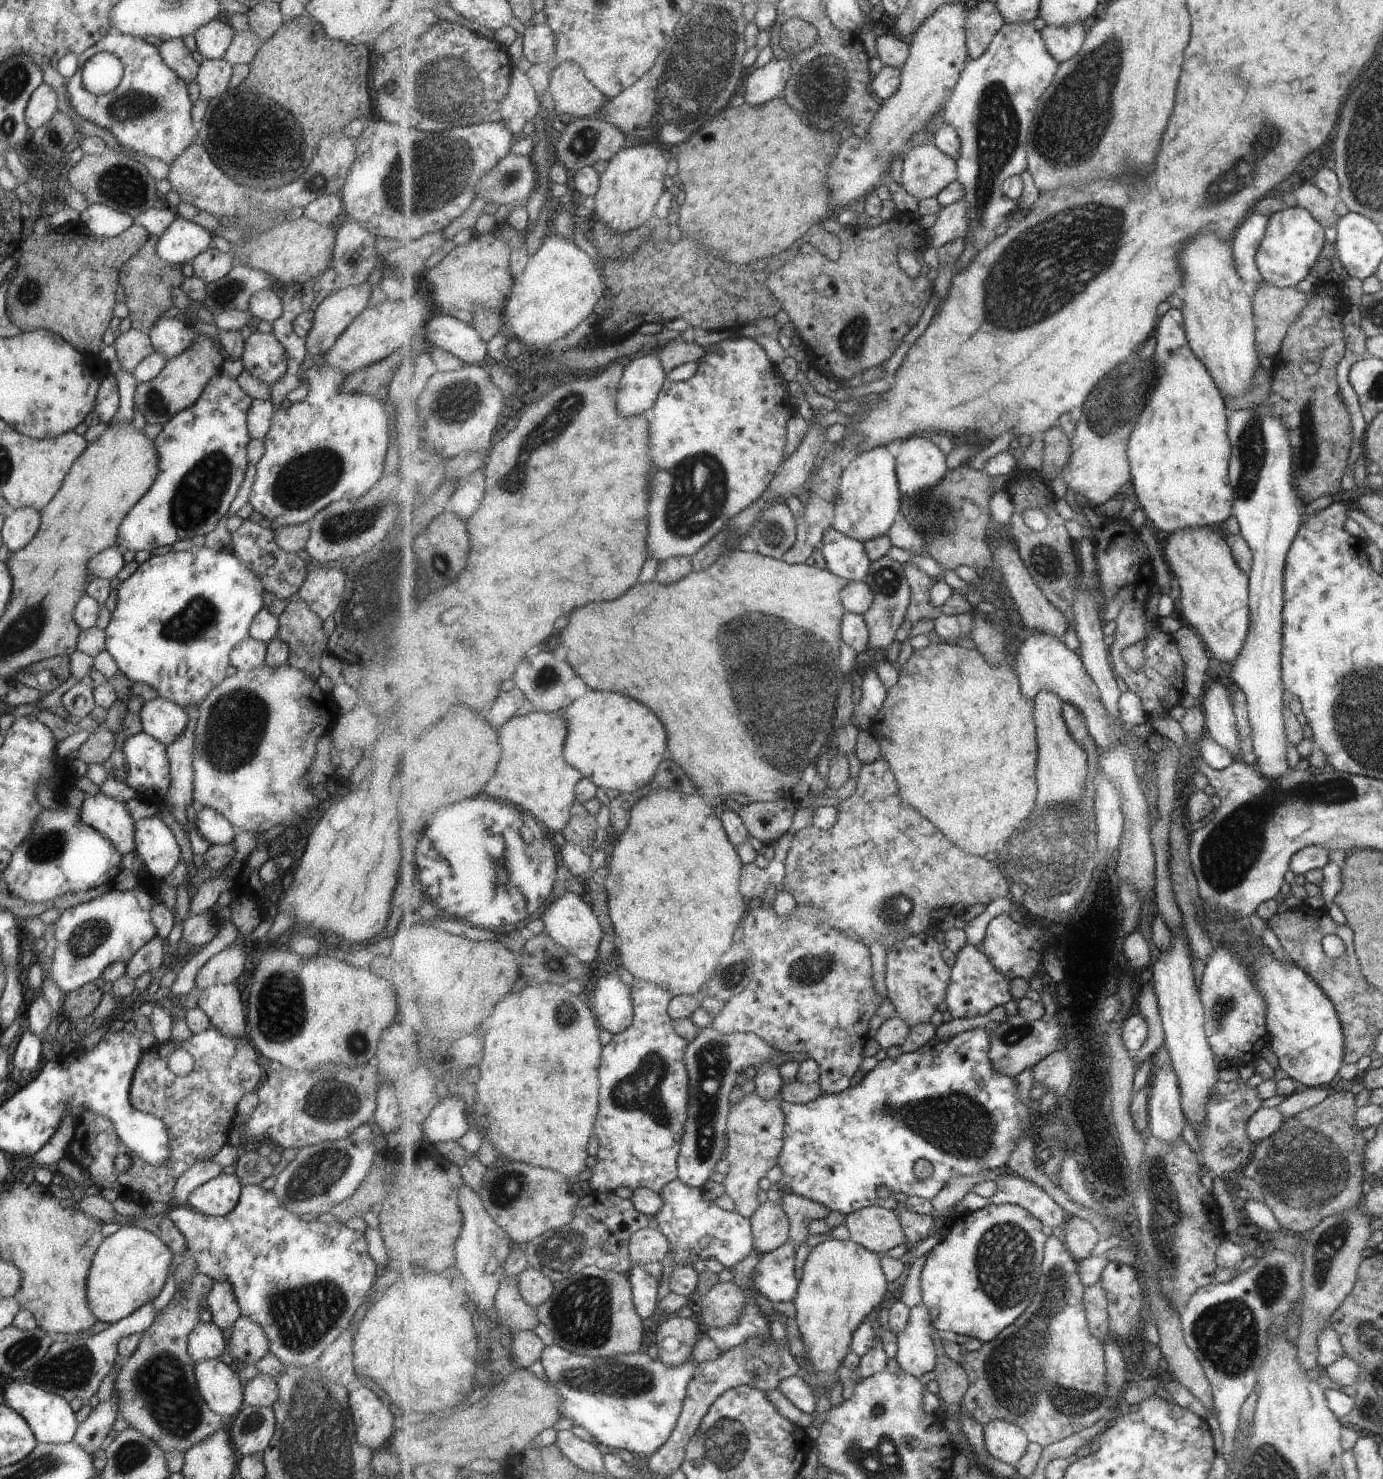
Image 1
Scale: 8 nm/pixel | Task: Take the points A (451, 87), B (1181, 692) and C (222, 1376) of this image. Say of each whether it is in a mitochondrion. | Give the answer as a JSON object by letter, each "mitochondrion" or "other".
{"A":"mitochondrion","B":"other","C":"other"}

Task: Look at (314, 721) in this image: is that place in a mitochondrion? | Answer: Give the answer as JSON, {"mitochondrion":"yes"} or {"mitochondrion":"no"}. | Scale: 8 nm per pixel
{"mitochondrion":"no"}

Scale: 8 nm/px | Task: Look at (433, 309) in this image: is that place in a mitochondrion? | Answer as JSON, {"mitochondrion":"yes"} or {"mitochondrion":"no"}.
{"mitochondrion":"no"}

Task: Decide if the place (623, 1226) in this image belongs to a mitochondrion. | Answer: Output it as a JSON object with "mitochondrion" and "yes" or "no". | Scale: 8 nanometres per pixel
{"mitochondrion":"no"}

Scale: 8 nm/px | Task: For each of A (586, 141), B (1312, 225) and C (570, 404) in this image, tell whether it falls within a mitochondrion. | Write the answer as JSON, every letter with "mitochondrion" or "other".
{"A":"mitochondrion","B":"other","C":"mitochondrion"}

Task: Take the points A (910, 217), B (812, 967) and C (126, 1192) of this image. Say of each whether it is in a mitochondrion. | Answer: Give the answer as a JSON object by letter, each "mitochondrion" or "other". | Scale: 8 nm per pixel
{"A":"other","B":"mitochondrion","C":"other"}

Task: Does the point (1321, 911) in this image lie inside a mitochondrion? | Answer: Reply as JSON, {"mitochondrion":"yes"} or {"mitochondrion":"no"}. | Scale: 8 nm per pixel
{"mitochondrion":"no"}

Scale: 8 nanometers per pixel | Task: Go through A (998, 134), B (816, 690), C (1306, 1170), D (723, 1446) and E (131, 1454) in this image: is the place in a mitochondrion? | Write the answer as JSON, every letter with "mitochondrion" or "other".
{"A":"mitochondrion","B":"mitochondrion","C":"mitochondrion","D":"mitochondrion","E":"mitochondrion"}

